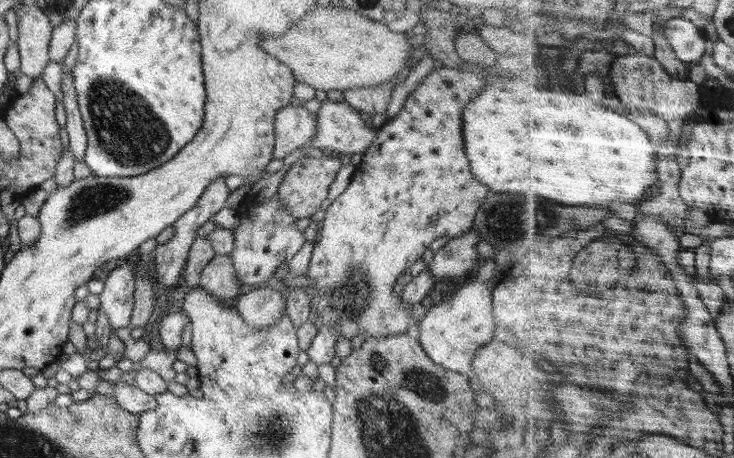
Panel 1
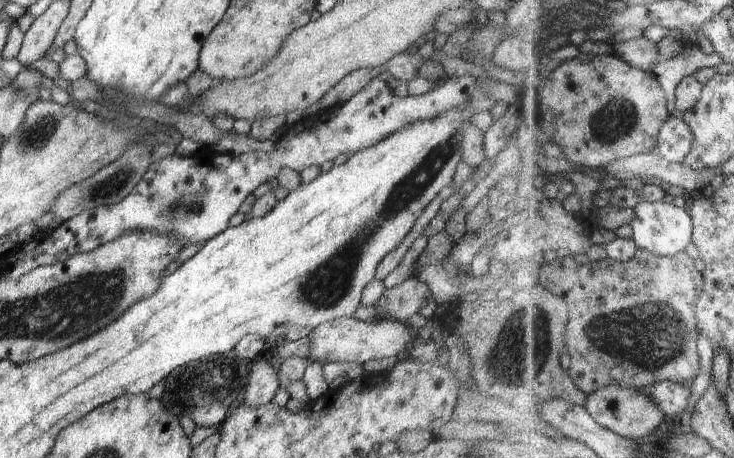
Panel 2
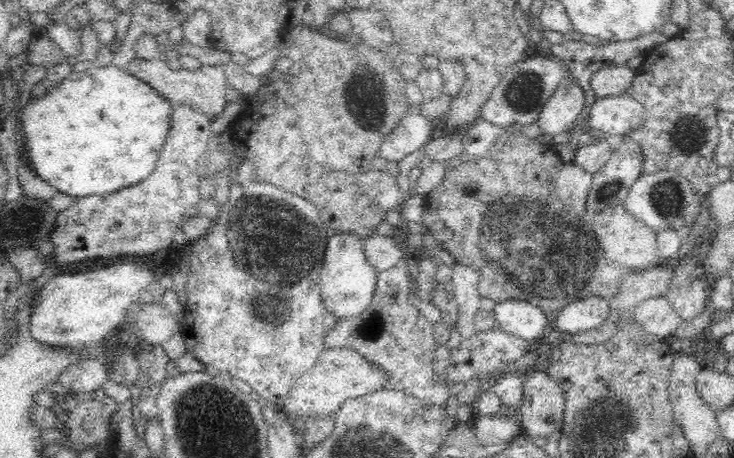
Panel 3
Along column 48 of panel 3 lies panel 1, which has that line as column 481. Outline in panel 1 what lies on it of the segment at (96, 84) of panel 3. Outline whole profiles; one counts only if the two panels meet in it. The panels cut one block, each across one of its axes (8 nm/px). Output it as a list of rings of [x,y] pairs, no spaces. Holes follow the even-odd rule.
[[[540,75],[540,80],[544,82],[524,82],[520,77],[498,79],[494,84],[486,83],[472,102],[468,102],[468,106],[462,112],[462,125],[464,125],[464,153],[468,157],[470,172],[475,176],[478,182],[484,186],[488,186],[492,192],[510,192],[510,194],[540,194],[540,196],[548,196],[554,200],[560,200],[564,204],[574,205],[607,205],[611,202],[627,202],[640,204],[646,201],[652,191],[652,186],[660,189],[659,183],[659,161],[658,154],[654,150],[652,137],[648,134],[647,129],[644,129],[640,124],[632,121],[623,114],[618,114],[610,108],[600,106],[602,103],[594,104],[589,97],[580,94],[574,94],[568,90],[558,90],[562,85],[550,80],[548,75]]]

